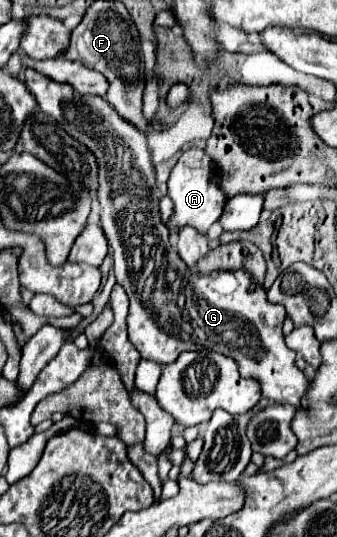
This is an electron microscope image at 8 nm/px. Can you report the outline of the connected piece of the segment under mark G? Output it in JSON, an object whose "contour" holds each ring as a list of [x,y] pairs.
{"contour":[[[24,68],[22,76],[24,76],[22,80],[26,88],[36,96],[40,110],[56,118],[56,122],[70,136],[86,144],[98,158],[98,166],[100,166],[98,200],[102,208],[100,220],[102,220],[106,238],[114,248],[116,280],[130,298],[130,312],[126,320],[128,340],[134,344],[140,356],[146,360],[154,360],[158,364],[170,364],[180,356],[180,352],[200,350],[204,346],[208,350],[234,358],[240,366],[242,378],[254,378],[260,382],[262,398],[276,404],[296,404],[298,410],[306,410],[302,408],[302,396],[310,388],[310,380],[294,364],[296,354],[284,346],[282,322],[286,318],[286,310],[280,304],[270,304],[266,300],[266,290],[258,286],[246,270],[234,270],[234,272],[222,270],[210,276],[200,276],[190,272],[186,264],[180,260],[180,256],[176,254],[176,250],[168,244],[168,236],[166,236],[168,230],[162,224],[160,212],[158,212],[156,178],[150,166],[146,136],[134,124],[124,122],[124,118],[104,98],[82,96],[72,86],[54,82],[44,74],[38,74],[38,70]]]}

